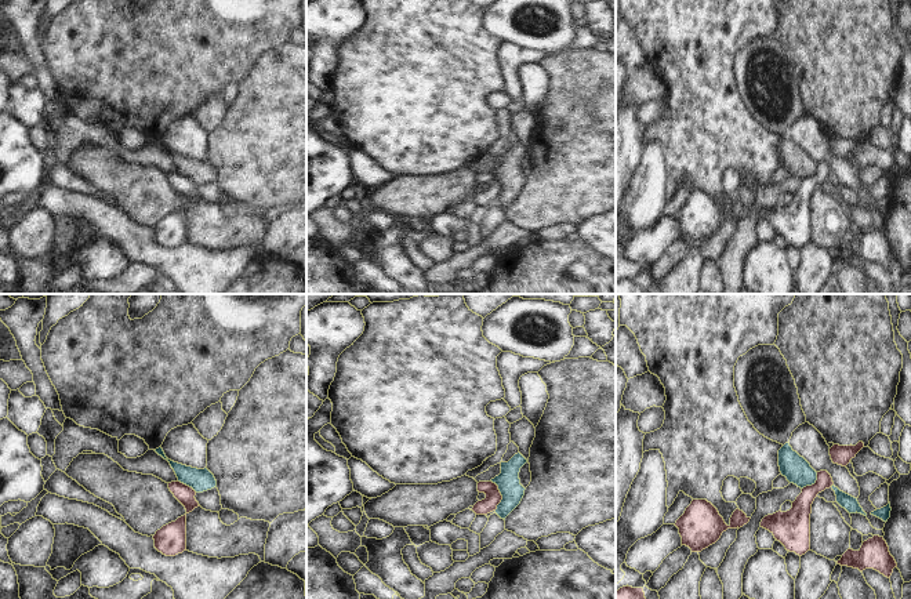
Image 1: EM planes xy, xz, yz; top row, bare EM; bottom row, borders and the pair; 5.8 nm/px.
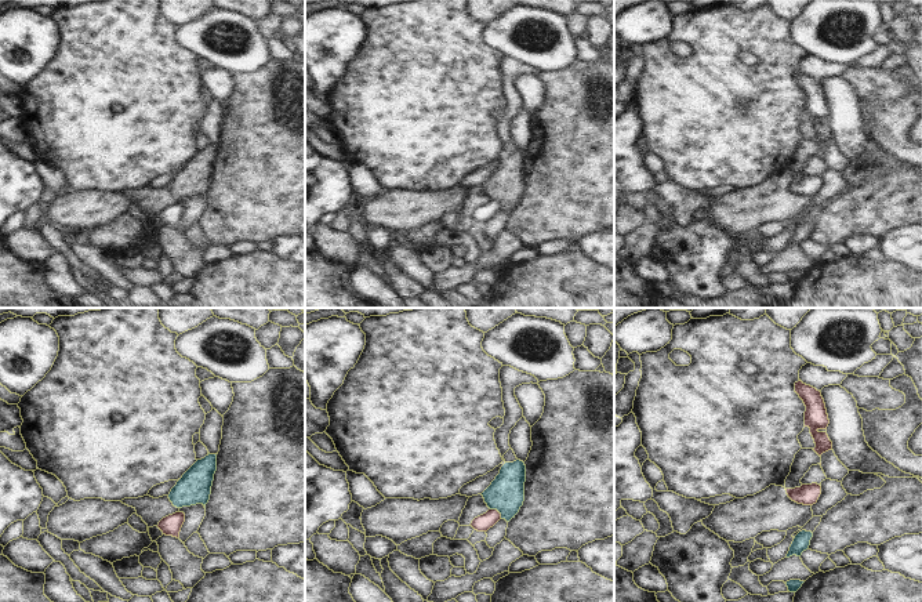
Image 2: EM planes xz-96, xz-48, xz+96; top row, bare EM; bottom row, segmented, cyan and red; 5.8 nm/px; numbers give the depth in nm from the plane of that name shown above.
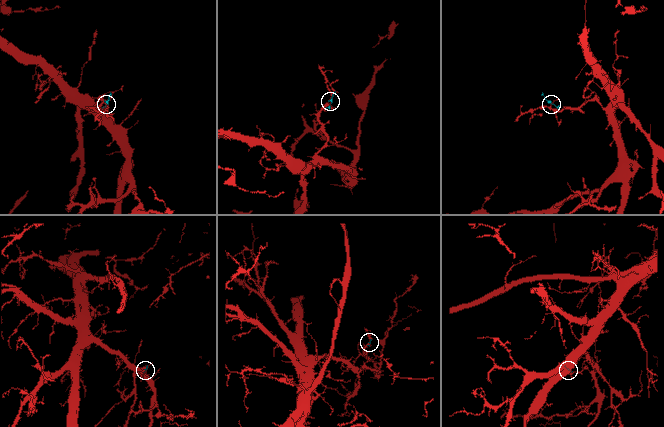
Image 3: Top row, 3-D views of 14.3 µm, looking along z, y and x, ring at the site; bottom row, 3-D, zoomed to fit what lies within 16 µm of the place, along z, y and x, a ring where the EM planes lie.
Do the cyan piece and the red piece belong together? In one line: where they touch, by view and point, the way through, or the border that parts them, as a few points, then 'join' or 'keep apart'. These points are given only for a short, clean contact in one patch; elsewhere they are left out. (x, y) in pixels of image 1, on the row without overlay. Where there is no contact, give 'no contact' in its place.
contact xz (501, 185); border xz (492, 171), (501, 187), (496, 200); keep apart

